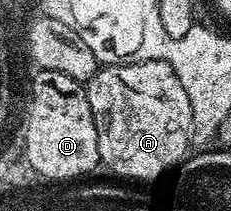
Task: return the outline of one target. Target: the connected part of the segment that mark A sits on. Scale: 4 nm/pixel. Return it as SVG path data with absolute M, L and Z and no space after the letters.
M140 61L139 63L118 63L98 68L97 74L85 85L87 103L91 103L91 115L95 119L99 152L104 153L106 162L115 171L115 178L122 173L138 177L152 177L158 174L164 178L172 165L180 166L190 152L193 132L191 99L183 91L183 83L175 71L162 61Z

